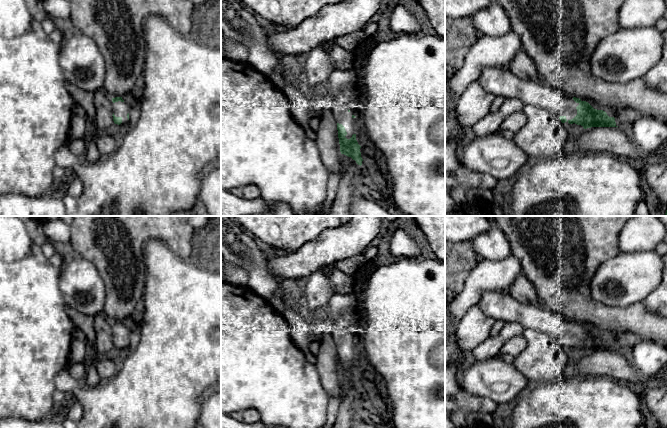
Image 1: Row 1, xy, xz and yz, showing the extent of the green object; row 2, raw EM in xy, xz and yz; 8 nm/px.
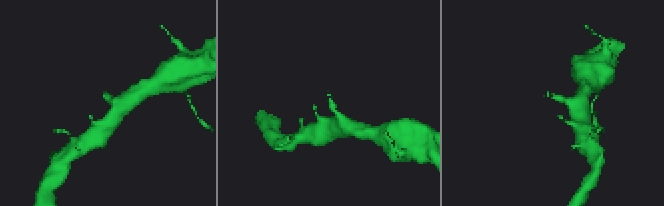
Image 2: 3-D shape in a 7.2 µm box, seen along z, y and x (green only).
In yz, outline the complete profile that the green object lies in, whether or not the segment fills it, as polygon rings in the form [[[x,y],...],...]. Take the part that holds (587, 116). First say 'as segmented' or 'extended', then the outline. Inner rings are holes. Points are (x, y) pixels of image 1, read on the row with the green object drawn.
extended; [[[485,68],[477,82],[496,97],[518,98],[525,105],[548,110],[565,126],[577,124],[584,129],[618,127],[614,117],[609,117],[603,110],[594,109],[585,100],[564,95],[544,81],[529,80],[510,70]]]

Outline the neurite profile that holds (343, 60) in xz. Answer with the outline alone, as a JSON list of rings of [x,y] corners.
[[[335,43],[330,44],[330,59],[336,71],[349,72],[357,70],[357,60],[353,51],[344,49]]]

